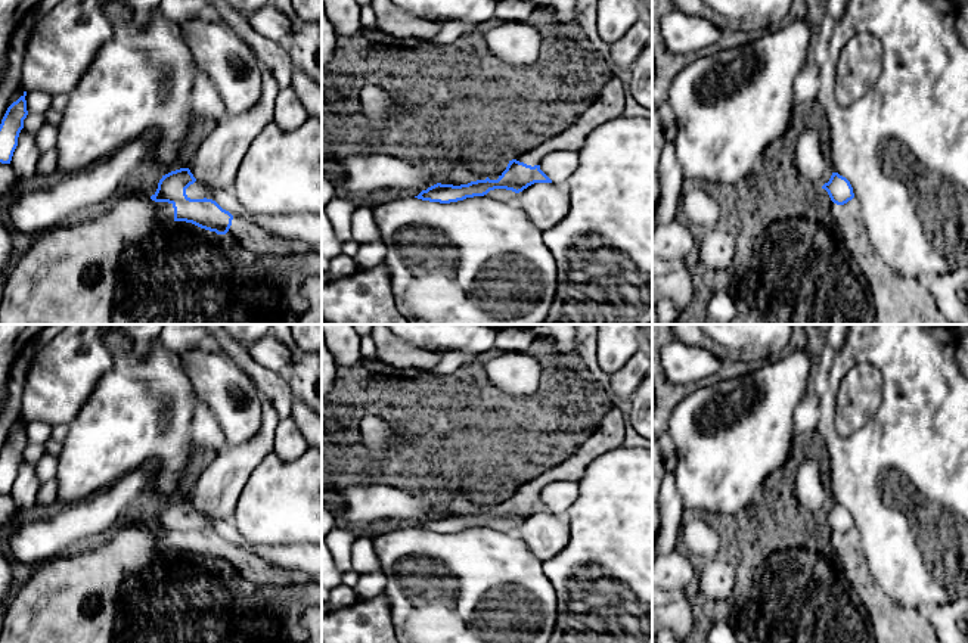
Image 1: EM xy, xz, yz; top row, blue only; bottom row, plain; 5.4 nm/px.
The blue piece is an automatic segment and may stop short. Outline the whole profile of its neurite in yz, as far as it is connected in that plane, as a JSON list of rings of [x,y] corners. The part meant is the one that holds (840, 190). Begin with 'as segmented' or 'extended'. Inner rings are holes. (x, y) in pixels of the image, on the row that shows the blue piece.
as segmented | [[[832,173],[829,181],[822,189],[828,192],[831,201],[837,205],[844,205],[854,198],[850,181],[838,173]]]

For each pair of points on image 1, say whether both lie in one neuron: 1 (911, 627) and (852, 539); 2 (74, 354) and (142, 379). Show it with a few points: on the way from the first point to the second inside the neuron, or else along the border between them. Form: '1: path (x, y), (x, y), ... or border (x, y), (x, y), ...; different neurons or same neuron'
1: path (887, 609), (865, 587), (853, 562); same neuron
2: border (104, 339), (112, 357), (112, 367), (90, 395); different neurons

